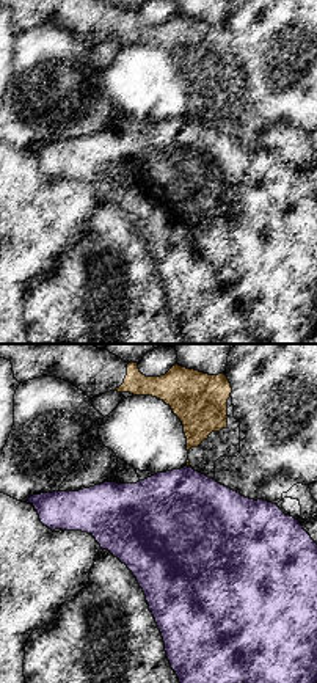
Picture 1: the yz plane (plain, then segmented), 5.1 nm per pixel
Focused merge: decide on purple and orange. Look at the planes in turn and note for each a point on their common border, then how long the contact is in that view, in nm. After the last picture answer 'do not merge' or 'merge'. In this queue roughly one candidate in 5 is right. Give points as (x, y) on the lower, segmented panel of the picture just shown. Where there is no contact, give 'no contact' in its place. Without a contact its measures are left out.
(187, 467) | 30 nm

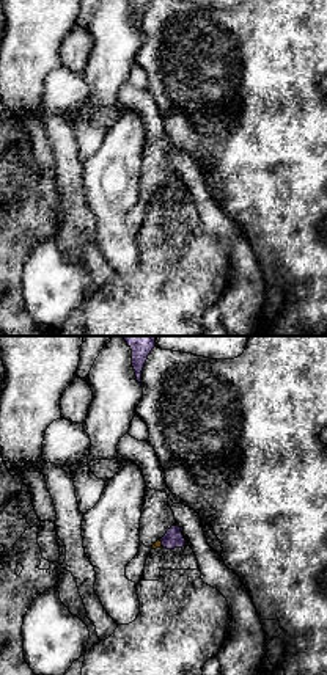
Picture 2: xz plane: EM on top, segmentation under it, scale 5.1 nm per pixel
(162, 543) | 50 nm

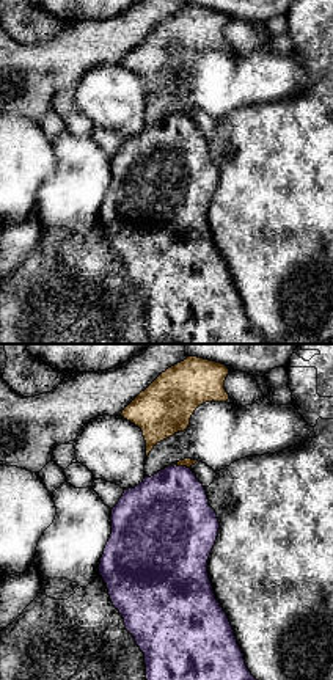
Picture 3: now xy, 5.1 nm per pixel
(175, 465) | 150 nm

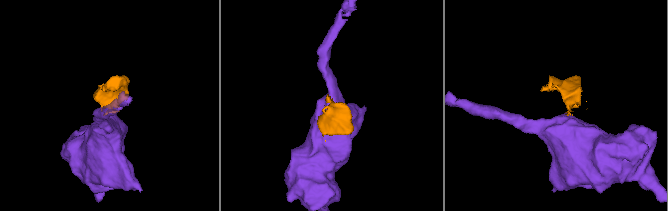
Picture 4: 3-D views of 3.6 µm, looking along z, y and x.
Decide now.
do not merge

